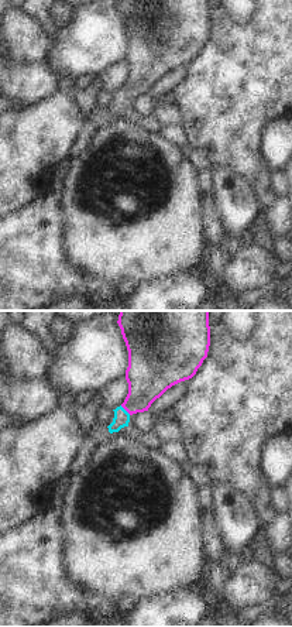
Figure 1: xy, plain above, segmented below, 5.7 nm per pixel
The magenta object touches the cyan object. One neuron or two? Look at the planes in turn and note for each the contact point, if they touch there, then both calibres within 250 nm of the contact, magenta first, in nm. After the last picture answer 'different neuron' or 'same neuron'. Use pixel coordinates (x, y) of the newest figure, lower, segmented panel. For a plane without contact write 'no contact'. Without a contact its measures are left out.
meets magenta at (126, 410); 260 nm thick on the magenta side, 90 nm on the other

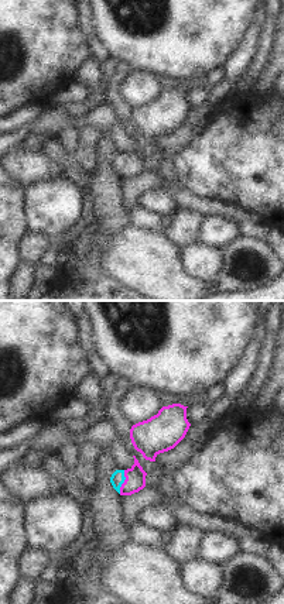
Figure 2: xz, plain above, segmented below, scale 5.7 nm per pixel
meets magenta at (125, 481); 120 nm thick on the magenta side, 80 nm on the other

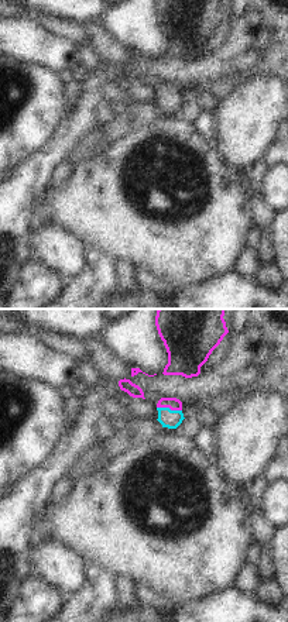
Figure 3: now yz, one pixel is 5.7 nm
meets magenta at (170, 408); 70 nm thick on the magenta side, 110 nm on the other

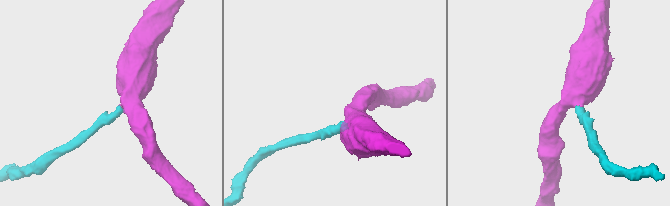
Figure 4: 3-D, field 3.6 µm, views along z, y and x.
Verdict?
same neuron

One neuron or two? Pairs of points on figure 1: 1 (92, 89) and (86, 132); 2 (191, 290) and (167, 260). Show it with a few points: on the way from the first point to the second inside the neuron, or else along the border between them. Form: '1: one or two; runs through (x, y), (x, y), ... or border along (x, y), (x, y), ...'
1: one; runs through (86, 99), (86, 122)
2: two; border along (198, 271), (172, 271), (146, 283)

